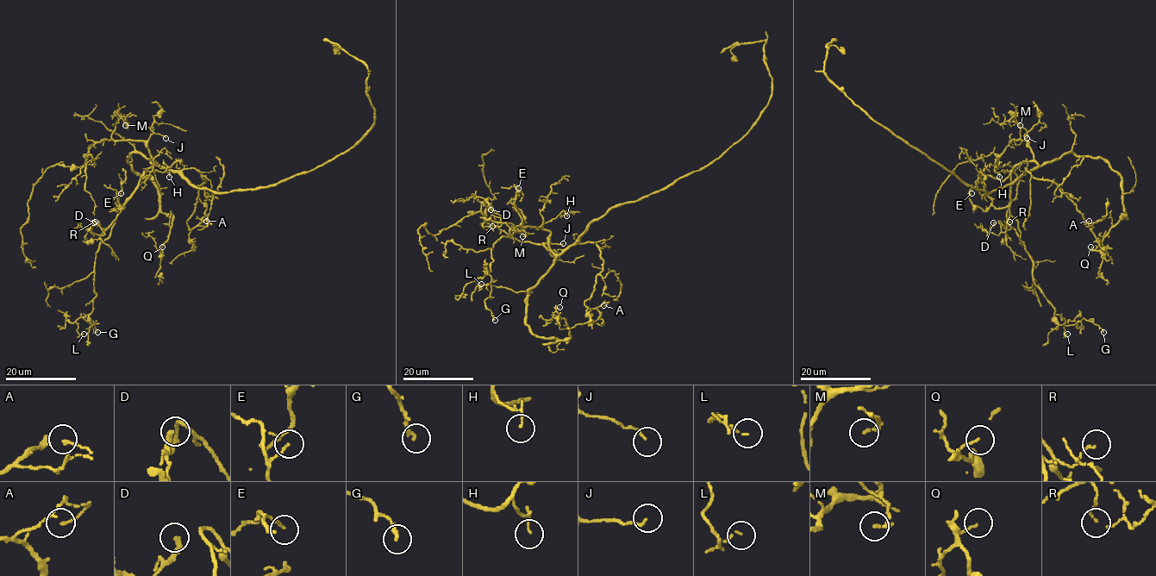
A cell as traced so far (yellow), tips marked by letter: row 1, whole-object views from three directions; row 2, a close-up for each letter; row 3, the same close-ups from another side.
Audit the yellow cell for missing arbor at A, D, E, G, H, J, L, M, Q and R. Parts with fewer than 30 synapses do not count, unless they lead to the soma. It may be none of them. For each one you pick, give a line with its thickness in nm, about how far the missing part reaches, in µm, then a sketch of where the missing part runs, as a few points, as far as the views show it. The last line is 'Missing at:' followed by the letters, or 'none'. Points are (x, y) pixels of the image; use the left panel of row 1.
Missing at: none

